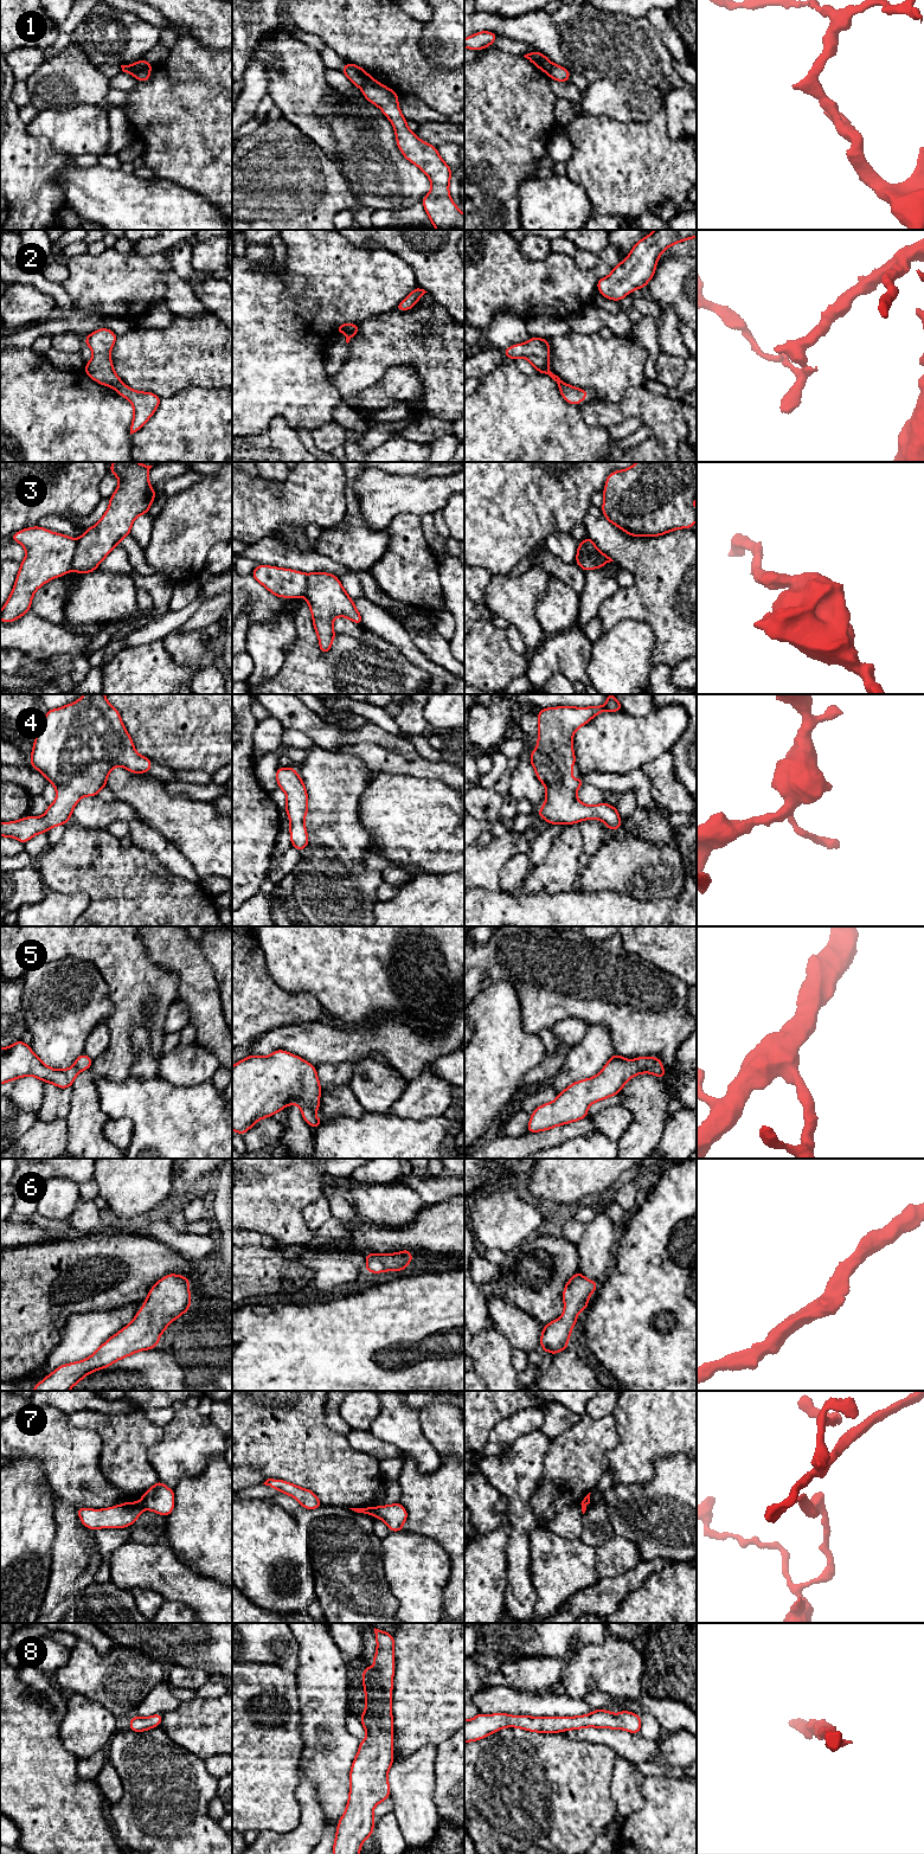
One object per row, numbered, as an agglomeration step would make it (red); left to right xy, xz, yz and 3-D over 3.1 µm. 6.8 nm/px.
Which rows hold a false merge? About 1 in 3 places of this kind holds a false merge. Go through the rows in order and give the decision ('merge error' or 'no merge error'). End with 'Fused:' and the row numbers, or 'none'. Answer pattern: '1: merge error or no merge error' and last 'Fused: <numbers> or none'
1: merge error
2: merge error
3: merge error
4: no merge error
5: no merge error
6: no merge error
7: merge error
8: no merge error
Fused: 1, 2, 3, 7

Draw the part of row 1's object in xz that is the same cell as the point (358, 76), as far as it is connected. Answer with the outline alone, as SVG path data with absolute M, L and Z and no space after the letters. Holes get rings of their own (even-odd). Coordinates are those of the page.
M347 63L341 70L347 78L358 88L371 83L373 78L360 66Z

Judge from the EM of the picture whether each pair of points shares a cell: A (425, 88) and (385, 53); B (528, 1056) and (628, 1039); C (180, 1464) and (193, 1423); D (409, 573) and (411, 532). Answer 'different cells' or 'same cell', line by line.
A: same cell
B: different cells
C: same cell
D: same cell

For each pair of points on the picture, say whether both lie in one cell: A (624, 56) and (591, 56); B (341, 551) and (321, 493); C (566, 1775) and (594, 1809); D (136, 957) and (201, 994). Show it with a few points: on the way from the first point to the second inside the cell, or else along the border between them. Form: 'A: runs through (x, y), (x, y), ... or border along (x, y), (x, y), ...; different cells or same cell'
A: runs through (616, 56), (600, 56); same cell
B: border along (345, 502), (345, 517), (334, 527), (323, 531); different cells
C: runs through (568, 1783), (585, 1801); same cell
D: border along (155, 964), (171, 972), (177, 977), (177, 1000); different cells

